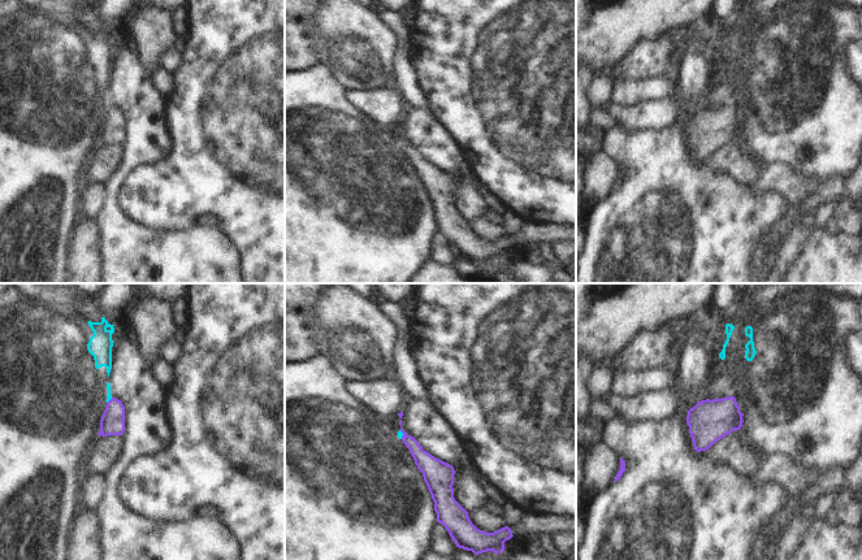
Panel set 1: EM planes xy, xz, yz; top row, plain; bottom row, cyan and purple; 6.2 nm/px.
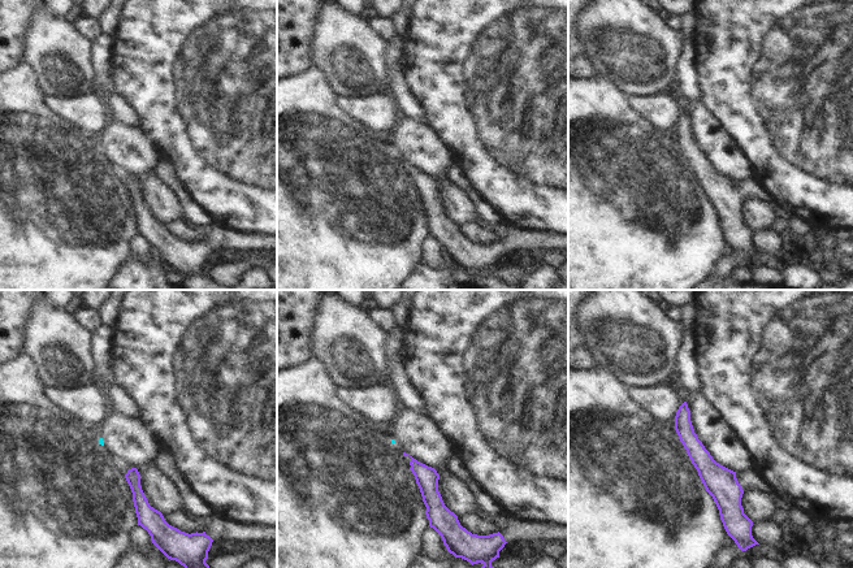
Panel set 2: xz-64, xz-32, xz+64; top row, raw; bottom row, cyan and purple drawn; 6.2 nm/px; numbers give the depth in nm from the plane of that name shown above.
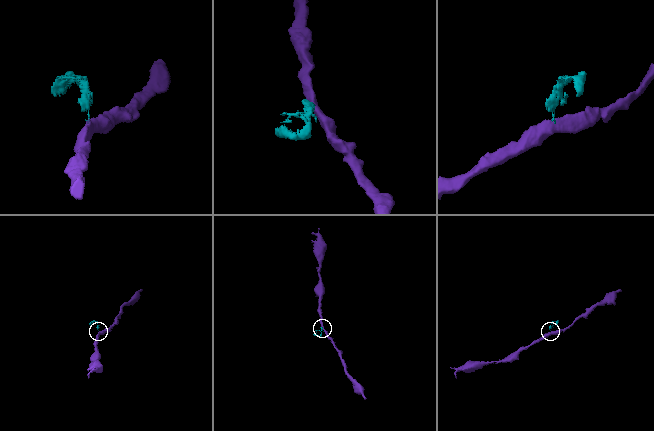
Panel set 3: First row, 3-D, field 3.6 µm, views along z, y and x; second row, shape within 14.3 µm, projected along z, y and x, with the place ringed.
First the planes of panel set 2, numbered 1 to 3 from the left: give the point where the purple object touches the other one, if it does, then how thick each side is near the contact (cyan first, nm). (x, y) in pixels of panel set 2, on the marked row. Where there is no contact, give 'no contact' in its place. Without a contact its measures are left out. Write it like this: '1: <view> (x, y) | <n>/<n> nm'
1: no contact
2: no contact
3: no contact

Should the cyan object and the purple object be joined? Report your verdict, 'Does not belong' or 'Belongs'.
Does not belong

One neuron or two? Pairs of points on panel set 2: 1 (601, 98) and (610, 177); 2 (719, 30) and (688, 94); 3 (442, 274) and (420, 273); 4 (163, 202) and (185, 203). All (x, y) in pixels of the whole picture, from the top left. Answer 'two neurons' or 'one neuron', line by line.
1: one neuron
2: two neurons
3: one neuron
4: two neurons

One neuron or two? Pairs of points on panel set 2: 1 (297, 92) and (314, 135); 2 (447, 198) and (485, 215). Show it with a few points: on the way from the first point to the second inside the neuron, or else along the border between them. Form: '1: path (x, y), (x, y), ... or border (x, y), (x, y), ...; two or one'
1: path (297, 103), (306, 125); one
2: border (457, 186), (466, 195), (477, 216); two

